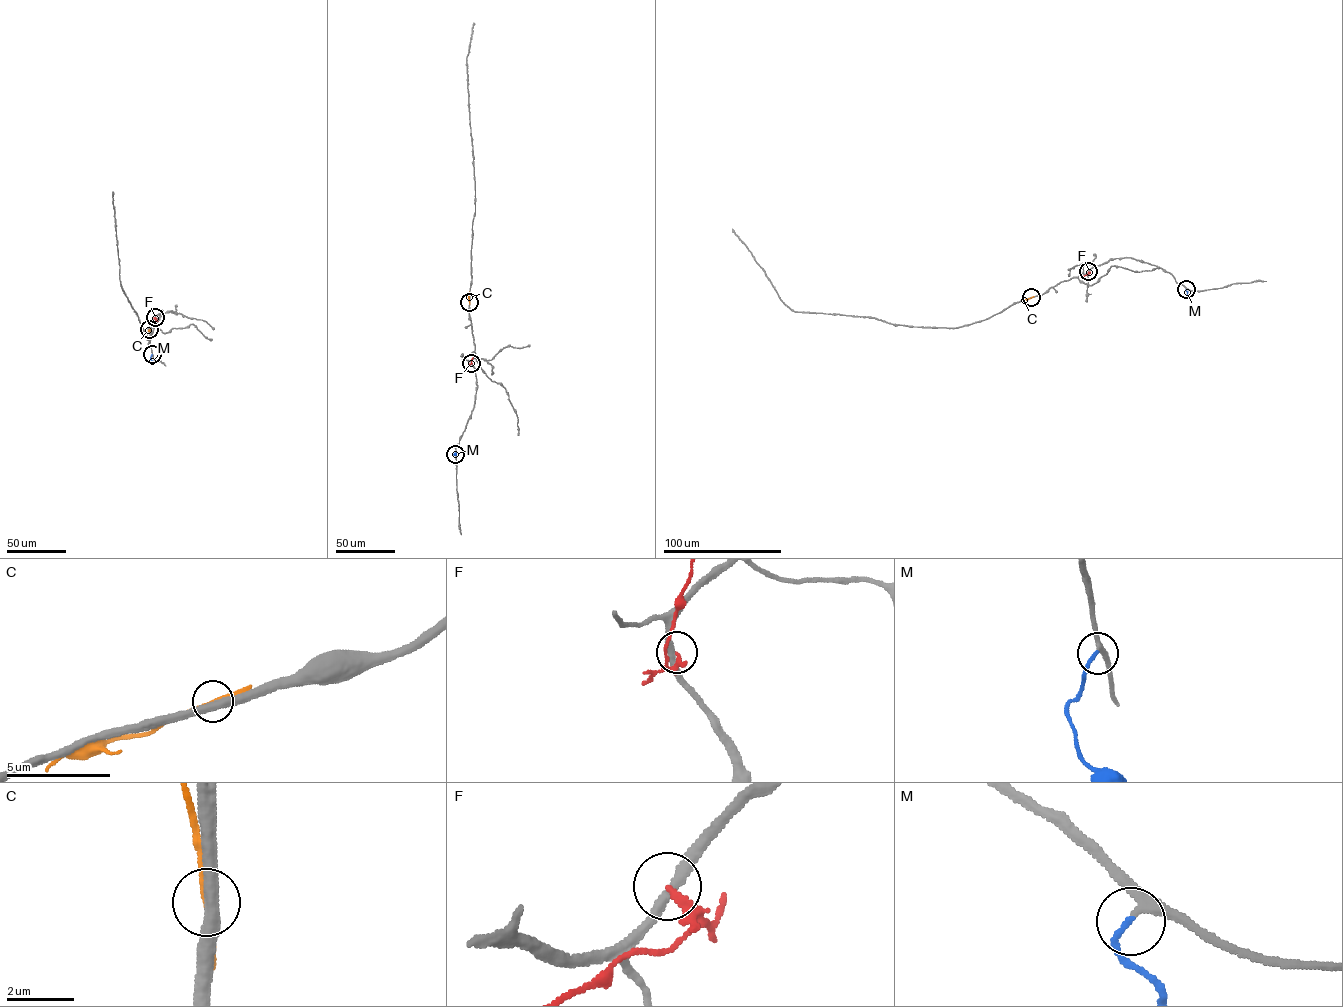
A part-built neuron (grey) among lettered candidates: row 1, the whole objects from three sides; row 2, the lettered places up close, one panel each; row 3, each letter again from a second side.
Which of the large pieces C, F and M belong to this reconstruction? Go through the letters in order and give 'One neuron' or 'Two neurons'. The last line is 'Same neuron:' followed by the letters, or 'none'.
C: Two neurons
F: Two neurons
M: One neuron
Same neuron: M

